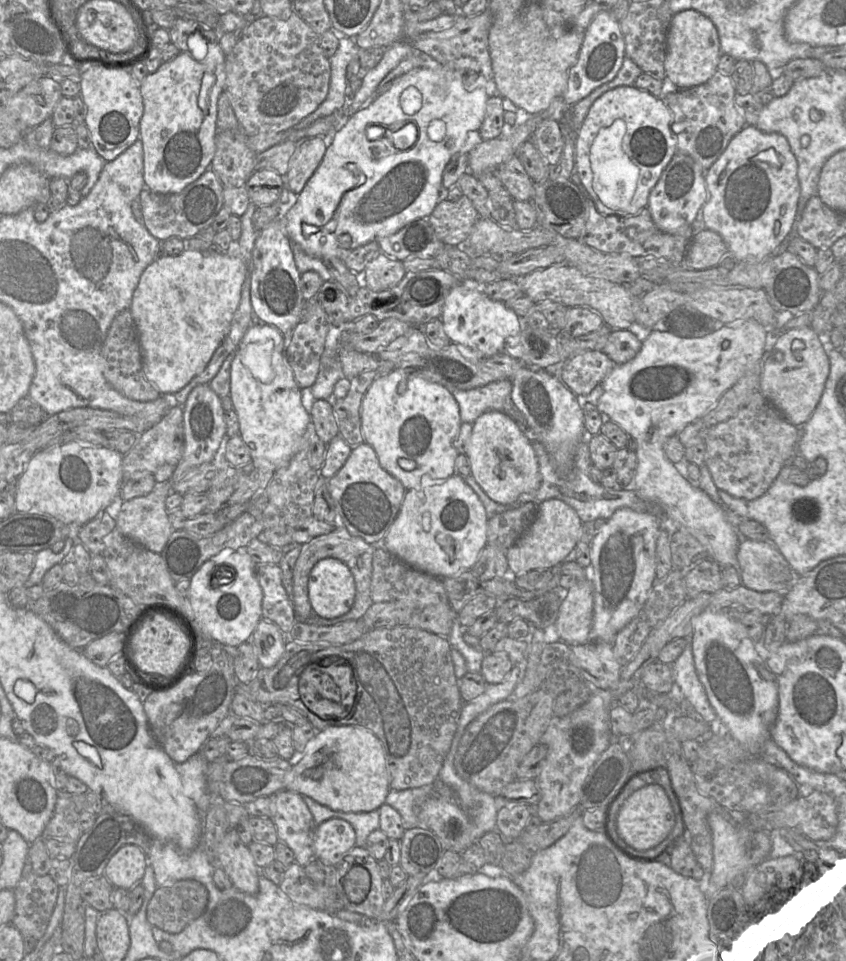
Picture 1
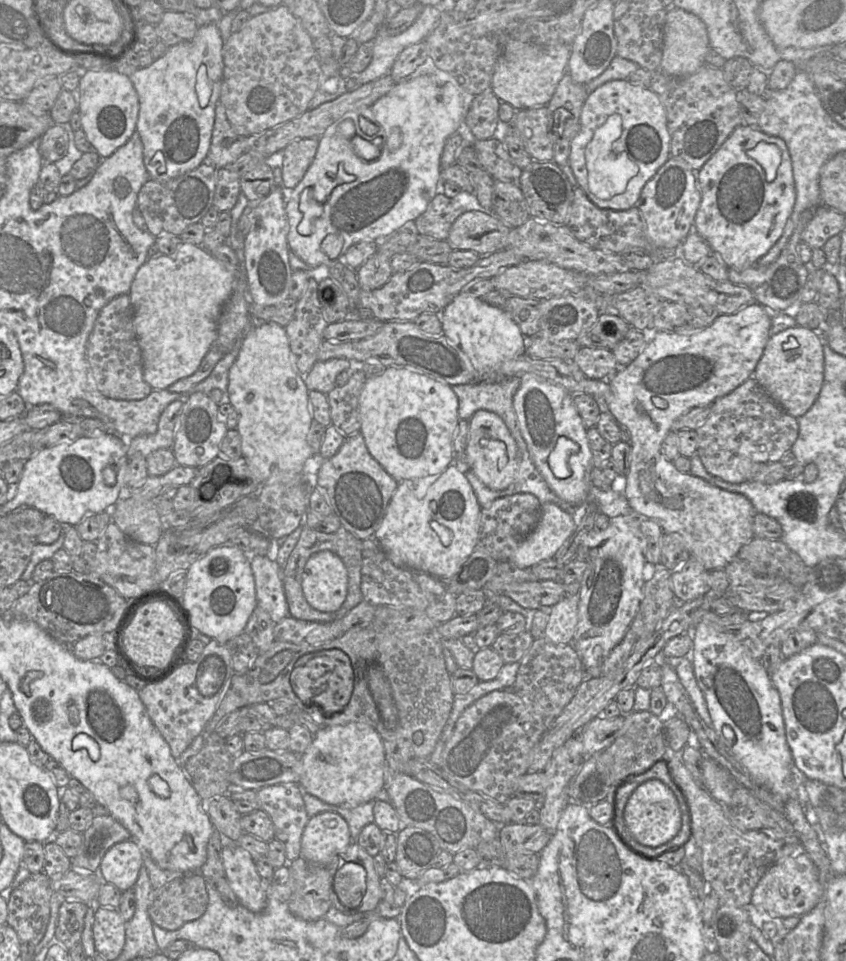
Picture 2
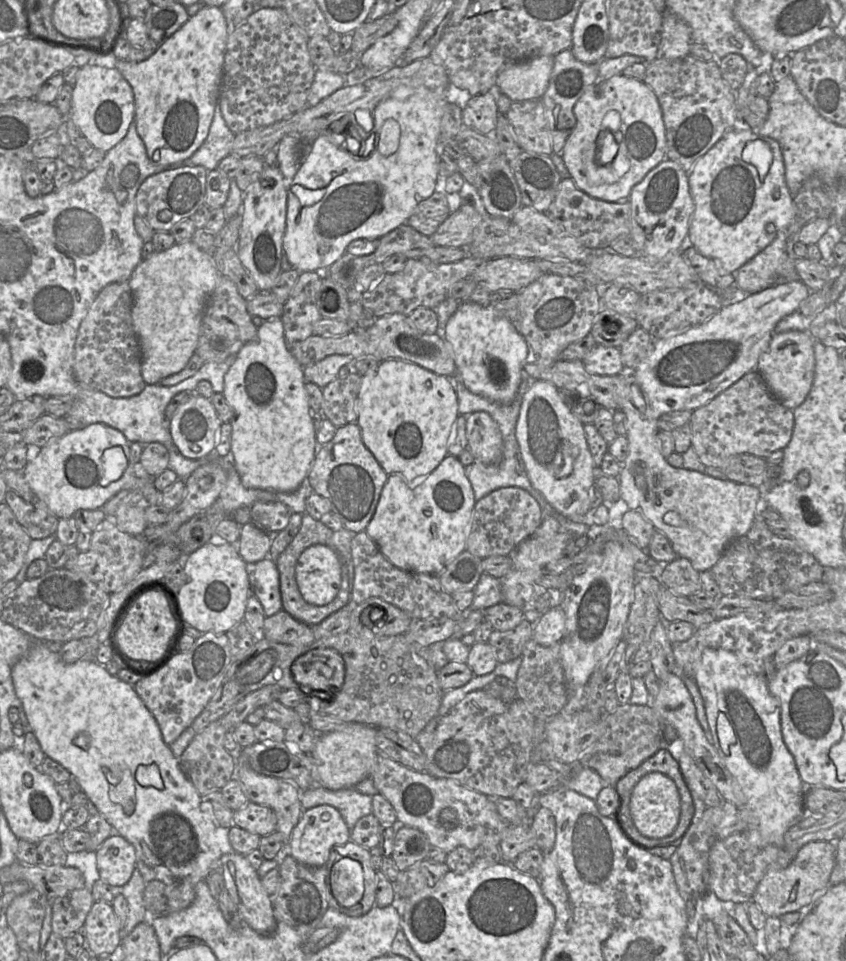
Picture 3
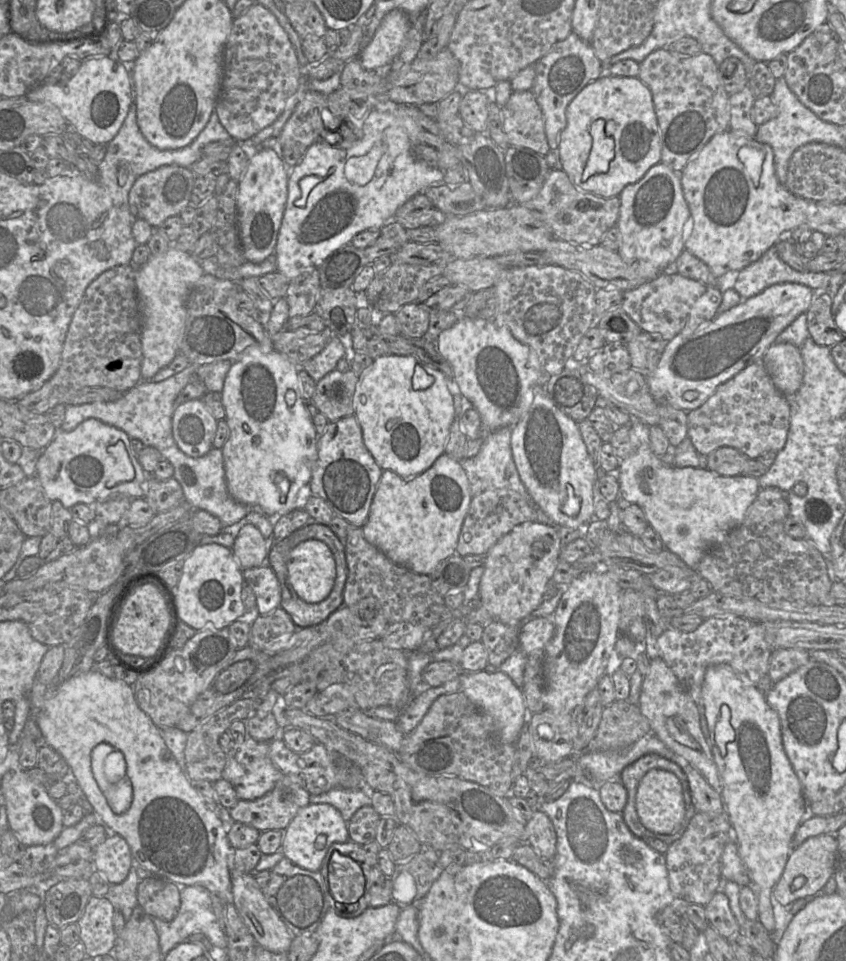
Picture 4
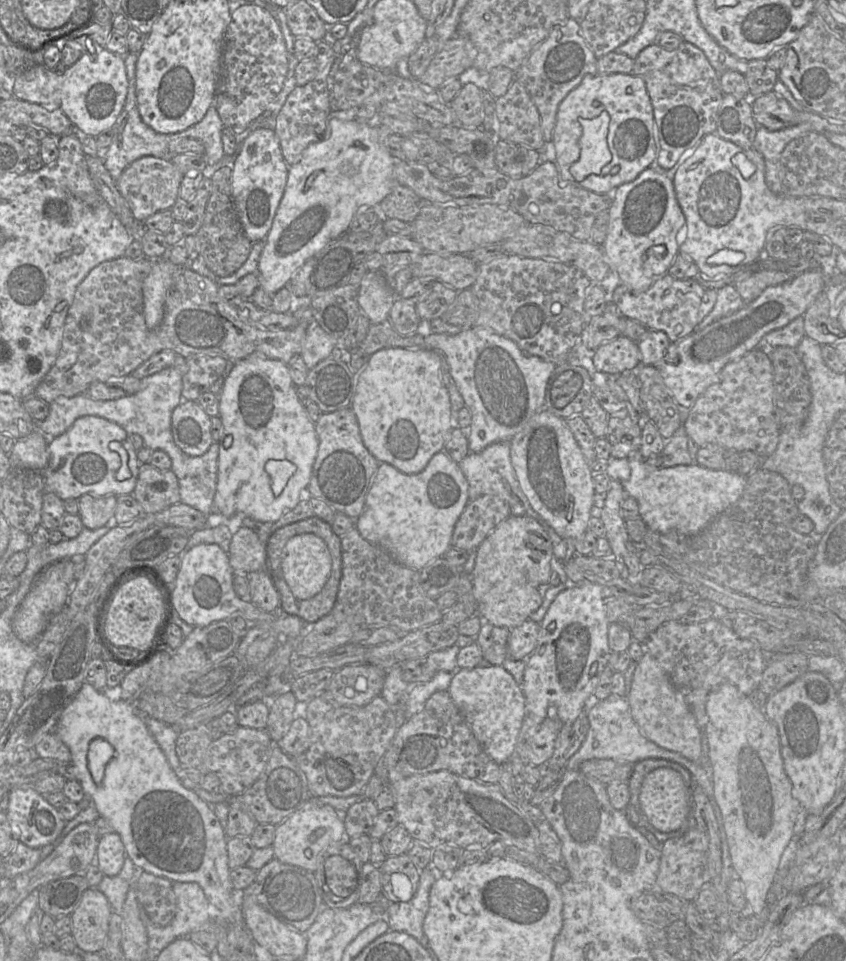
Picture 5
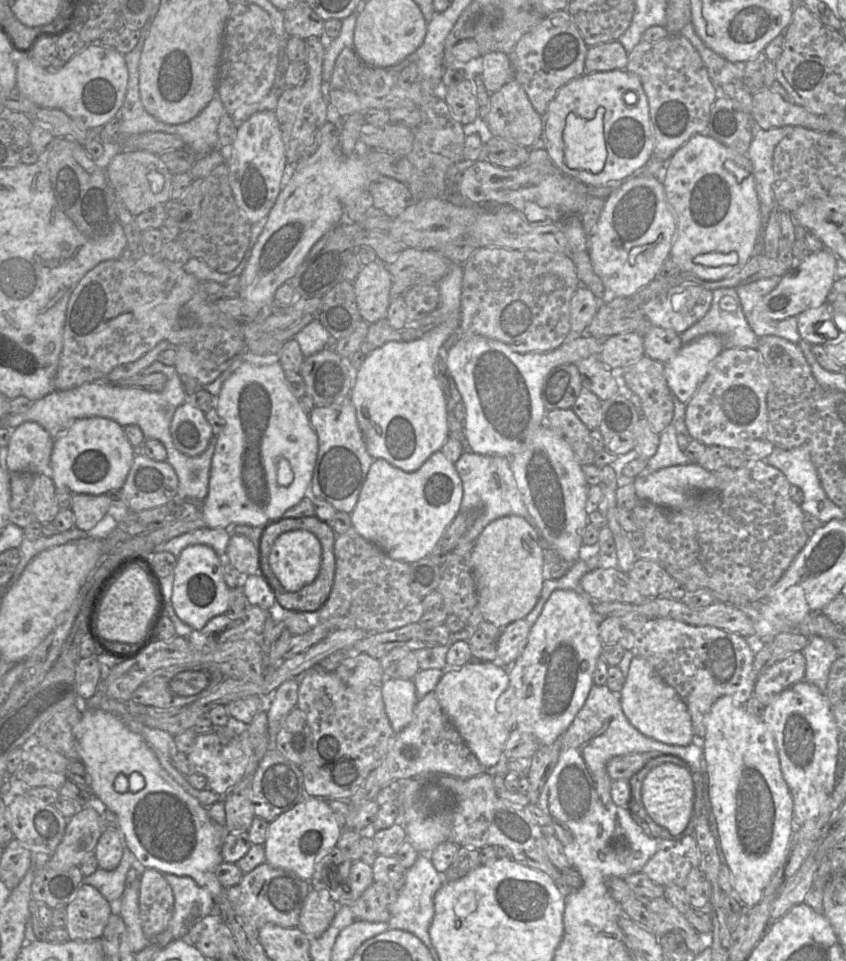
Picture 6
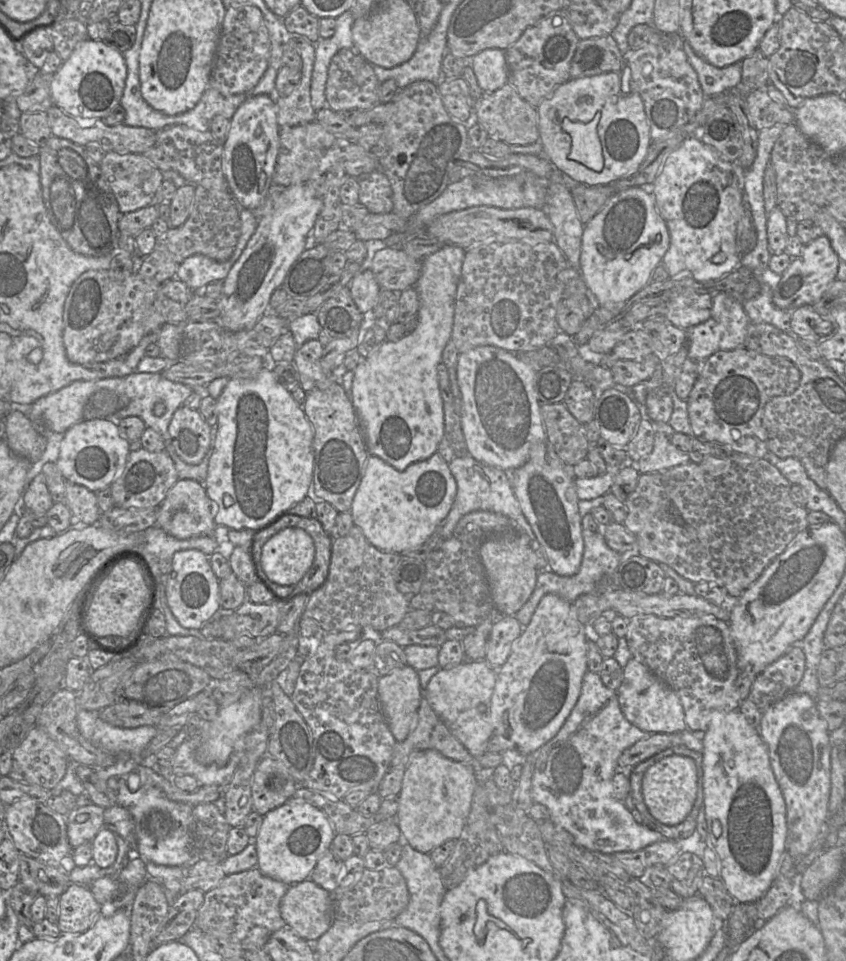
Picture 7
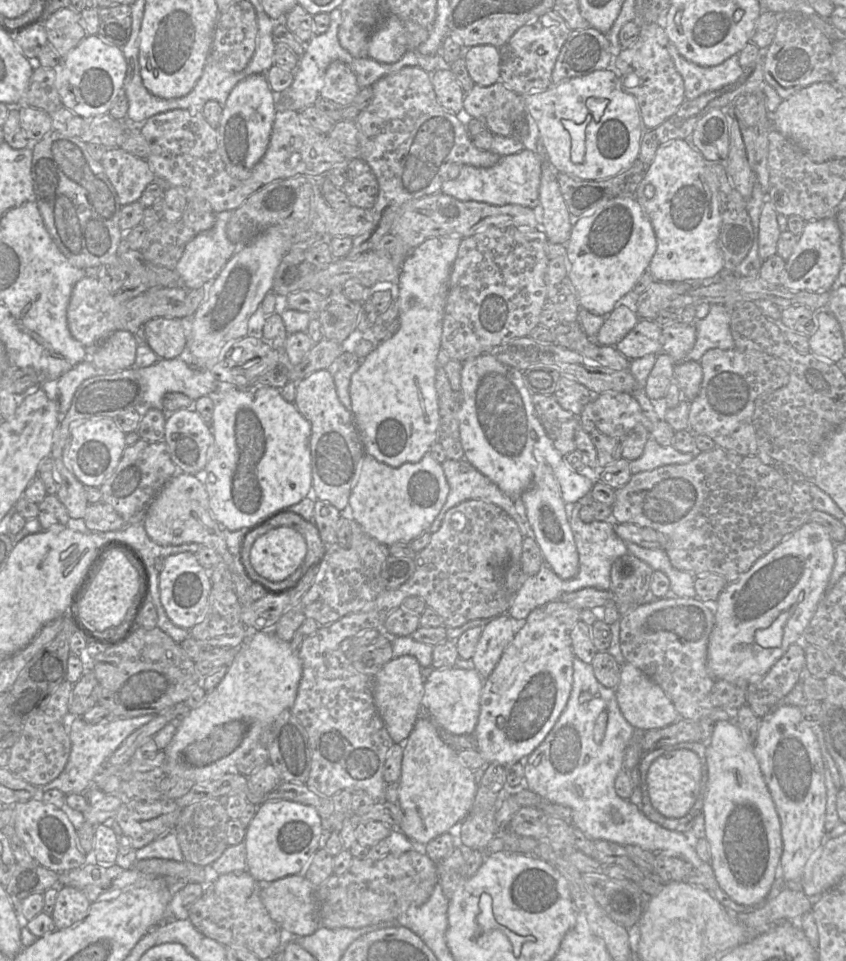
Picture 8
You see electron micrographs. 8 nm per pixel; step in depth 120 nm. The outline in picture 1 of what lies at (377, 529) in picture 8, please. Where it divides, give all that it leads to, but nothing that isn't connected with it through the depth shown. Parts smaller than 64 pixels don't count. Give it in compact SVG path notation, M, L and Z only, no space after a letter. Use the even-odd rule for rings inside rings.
M457 473L444 483L424 490L406 490L400 511L382 541L389 553L410 567L440 579L450 578L469 571L476 563L487 545L487 522L488 517L482 502Z

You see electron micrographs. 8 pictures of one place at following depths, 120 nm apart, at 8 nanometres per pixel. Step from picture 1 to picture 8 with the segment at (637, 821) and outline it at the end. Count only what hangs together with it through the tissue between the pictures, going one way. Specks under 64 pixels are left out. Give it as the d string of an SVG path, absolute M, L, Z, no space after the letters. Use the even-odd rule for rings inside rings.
M675 749L656 758L647 776L647 792L652 806L666 818L685 816L695 803L700 790L701 763L696 753L689 749Z

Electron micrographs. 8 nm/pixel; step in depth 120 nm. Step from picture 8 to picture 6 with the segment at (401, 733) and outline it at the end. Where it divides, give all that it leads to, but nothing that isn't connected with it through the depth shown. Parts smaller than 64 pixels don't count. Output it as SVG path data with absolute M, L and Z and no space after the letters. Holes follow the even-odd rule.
M385 678L381 691L386 714L397 734L411 722L418 702L414 681Z

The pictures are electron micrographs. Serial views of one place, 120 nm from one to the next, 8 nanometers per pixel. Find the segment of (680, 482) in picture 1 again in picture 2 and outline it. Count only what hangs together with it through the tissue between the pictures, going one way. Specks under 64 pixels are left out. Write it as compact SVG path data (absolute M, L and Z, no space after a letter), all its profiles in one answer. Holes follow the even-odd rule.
M756 301L743 307L734 314L724 315L720 314L714 322L708 327L690 333L674 333L670 331L655 331L653 328L645 329L642 332L645 335L646 345L642 349L638 357L626 367L619 368L609 379L611 387L611 394L608 397L607 407L608 412L614 417L619 425L625 426L631 436L631 455L630 455L630 468L624 483L623 494L626 497L632 510L645 517L653 519L659 523L664 533L677 533L679 534L685 546L687 547L692 558L697 559L708 571L716 569L724 569L735 556L738 554L741 547L747 544L753 537L753 518L757 513L748 498L739 493L723 490L711 483L696 477L689 473L682 473L673 464L673 461L667 459L662 453L662 443L666 435L672 430L672 425L675 420L685 414L692 408L710 406L717 399L731 393L749 378L753 377L756 366L764 352L765 346L771 336L771 319L773 313L763 307Z

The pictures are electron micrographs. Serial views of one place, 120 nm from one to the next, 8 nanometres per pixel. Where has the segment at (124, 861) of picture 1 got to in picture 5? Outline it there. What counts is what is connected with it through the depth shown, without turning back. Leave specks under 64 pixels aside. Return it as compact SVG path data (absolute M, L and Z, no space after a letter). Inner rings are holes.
M112 832L99 838L95 863L105 876L116 876L126 857L124 843L118 833Z

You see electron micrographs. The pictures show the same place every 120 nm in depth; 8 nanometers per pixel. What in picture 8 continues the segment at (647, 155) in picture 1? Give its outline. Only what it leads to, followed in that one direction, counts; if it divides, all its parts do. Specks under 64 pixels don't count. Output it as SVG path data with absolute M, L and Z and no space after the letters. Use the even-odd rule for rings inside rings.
M611 67L572 77L552 84L543 91L522 95L527 113L535 121L549 164L557 173L565 173L581 180L603 180L627 170L640 154L641 139L645 132L635 97L622 90L621 82ZM588 98L607 100L607 106L599 121L591 120L585 129L585 156L581 164L570 160L571 138L561 120L581 124L590 115L586 107Z

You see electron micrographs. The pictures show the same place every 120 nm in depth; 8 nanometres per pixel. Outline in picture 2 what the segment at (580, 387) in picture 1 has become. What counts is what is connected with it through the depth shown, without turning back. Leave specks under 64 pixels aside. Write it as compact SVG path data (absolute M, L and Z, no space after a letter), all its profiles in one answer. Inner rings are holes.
M581 347L573 362L589 379L608 380L620 367L611 350Z

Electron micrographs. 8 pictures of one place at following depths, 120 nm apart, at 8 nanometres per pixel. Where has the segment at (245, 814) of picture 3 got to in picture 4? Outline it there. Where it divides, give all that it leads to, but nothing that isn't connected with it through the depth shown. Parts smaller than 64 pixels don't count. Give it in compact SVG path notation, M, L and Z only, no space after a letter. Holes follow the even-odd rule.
M282 775L274 788L254 800L239 800L230 811L233 821L263 832L285 830L298 811L310 801L310 793L295 775Z

